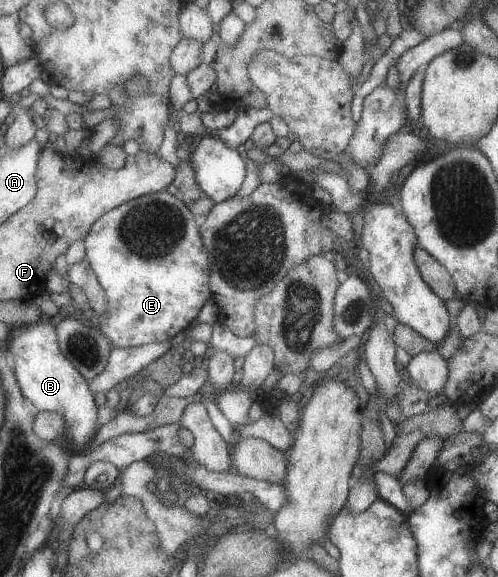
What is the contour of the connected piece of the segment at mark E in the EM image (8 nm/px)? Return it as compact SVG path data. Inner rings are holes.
M161 190L123 202L123 204L102 214L89 227L88 233L83 239L84 253L93 274L95 274L97 278L99 286L101 286L103 292L105 292L107 310L105 310L101 316L97 316L94 321L92 320L92 313L89 313L88 322L98 328L108 339L111 346L124 349L156 342L167 342L169 338L173 338L177 332L181 332L187 328L193 320L196 320L201 306L211 298L211 292L209 290L209 258L207 258L207 252L205 252L205 248L203 248L203 242L201 242L201 236L193 218L194 215L181 200L178 200L167 191Z

